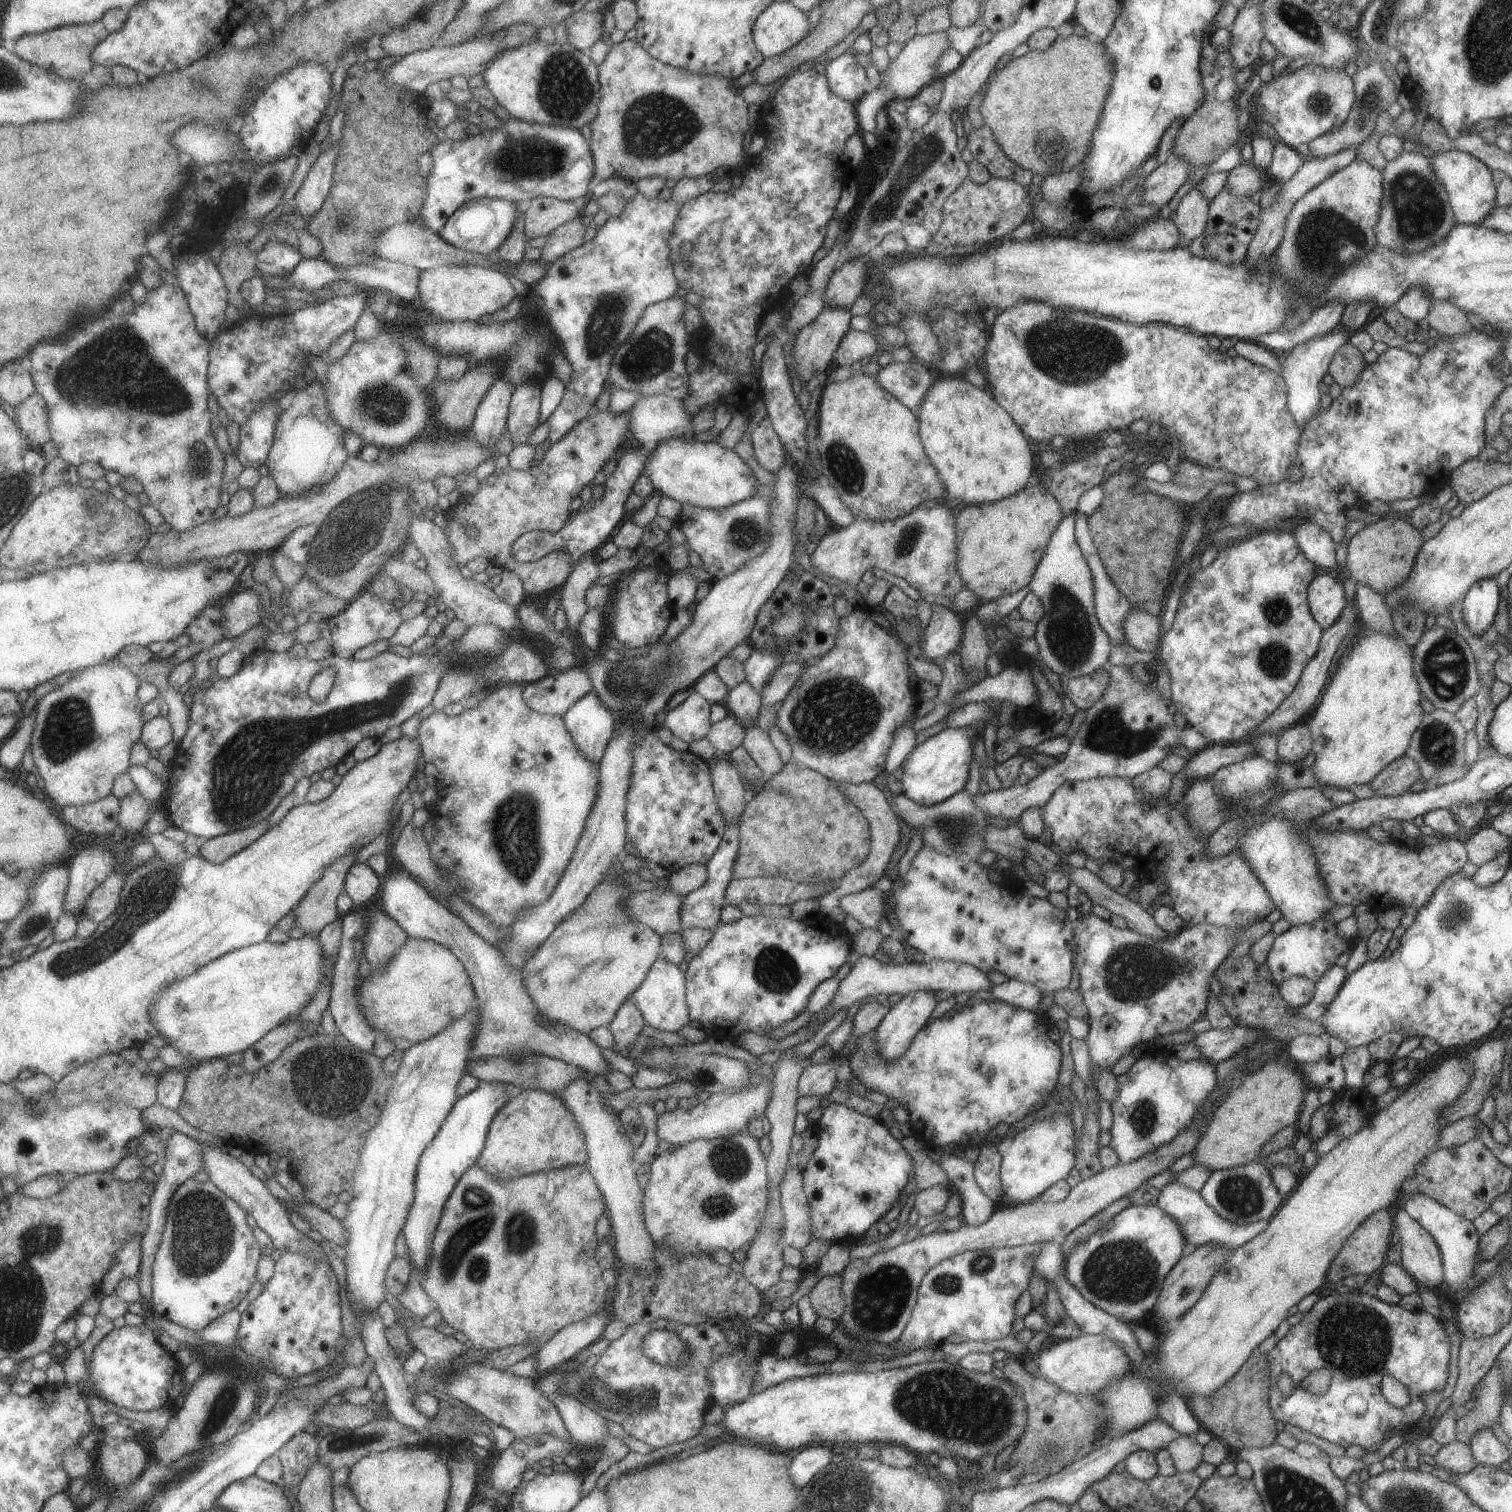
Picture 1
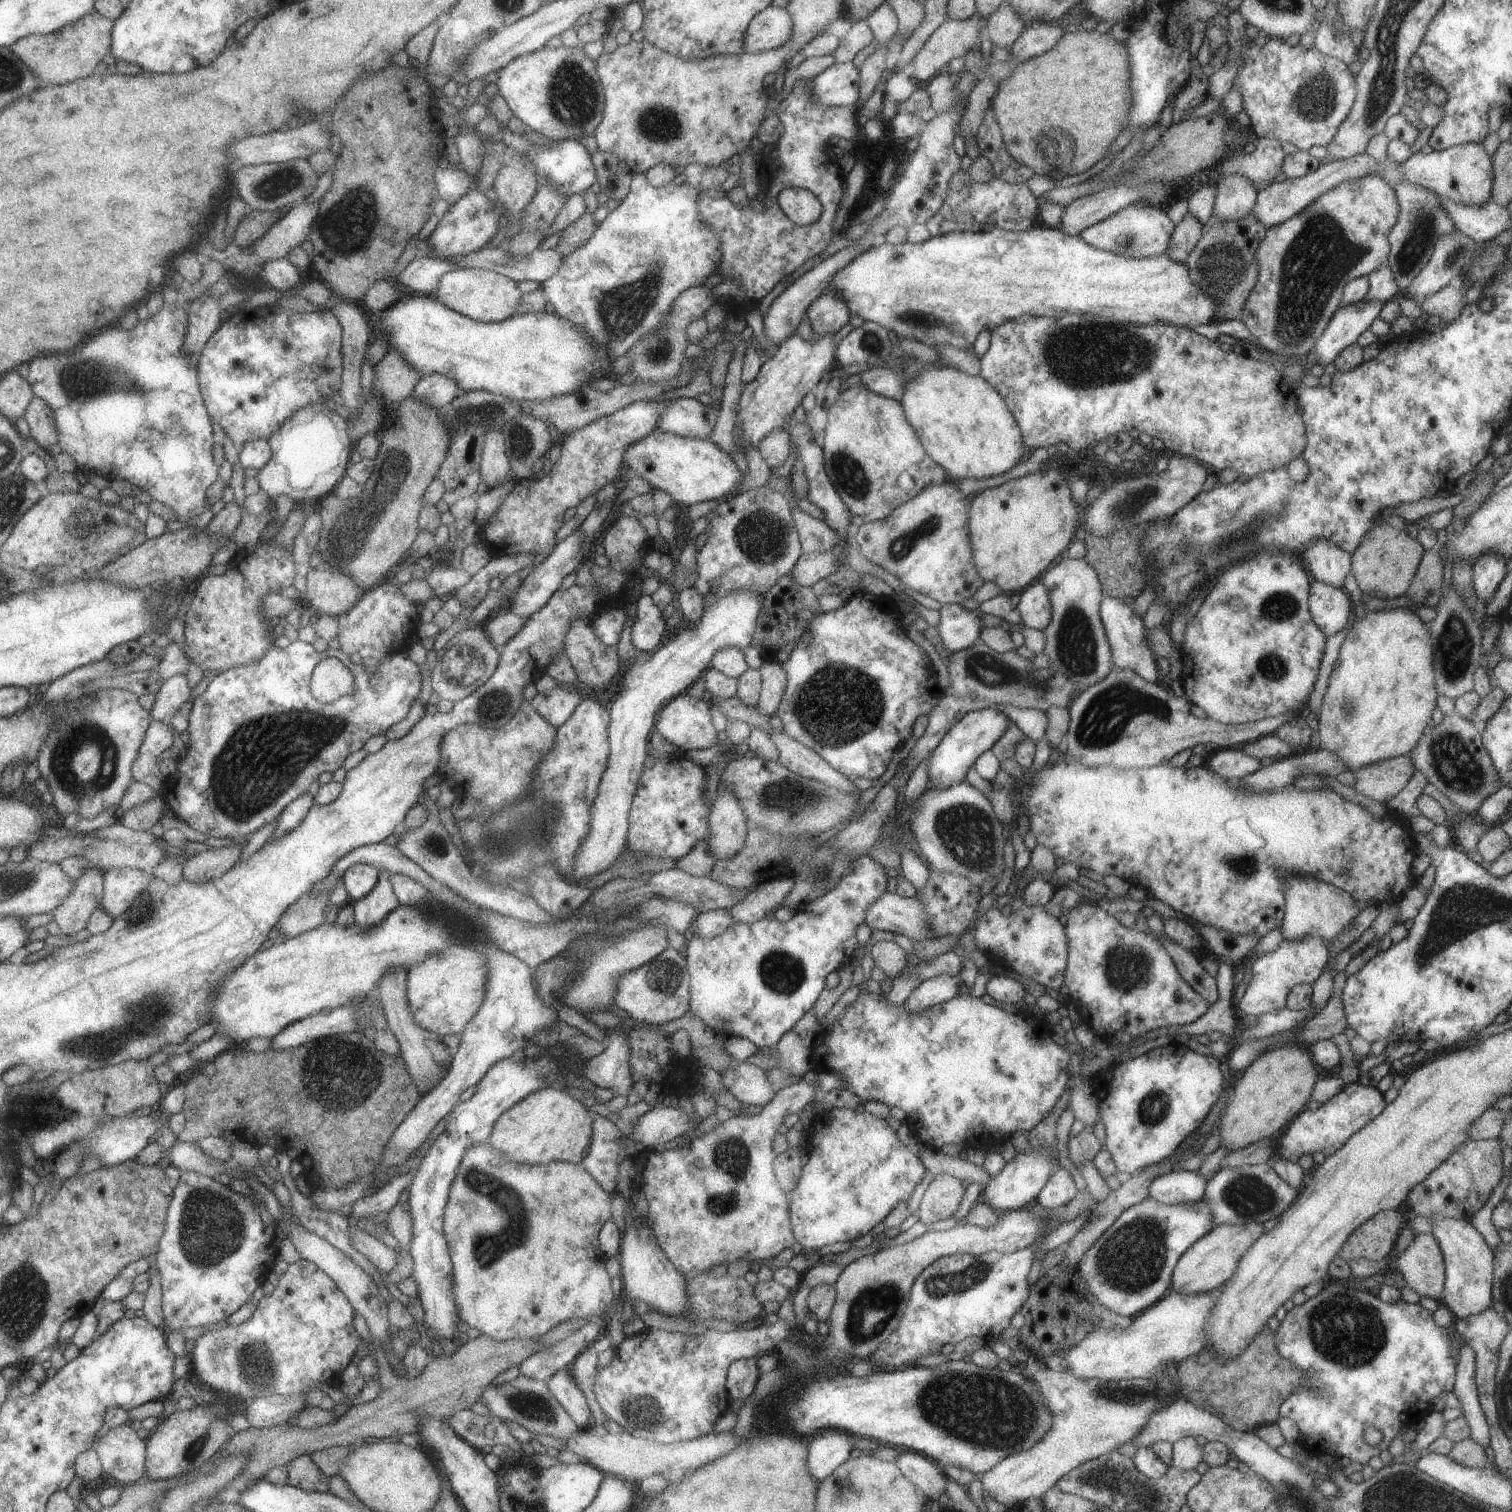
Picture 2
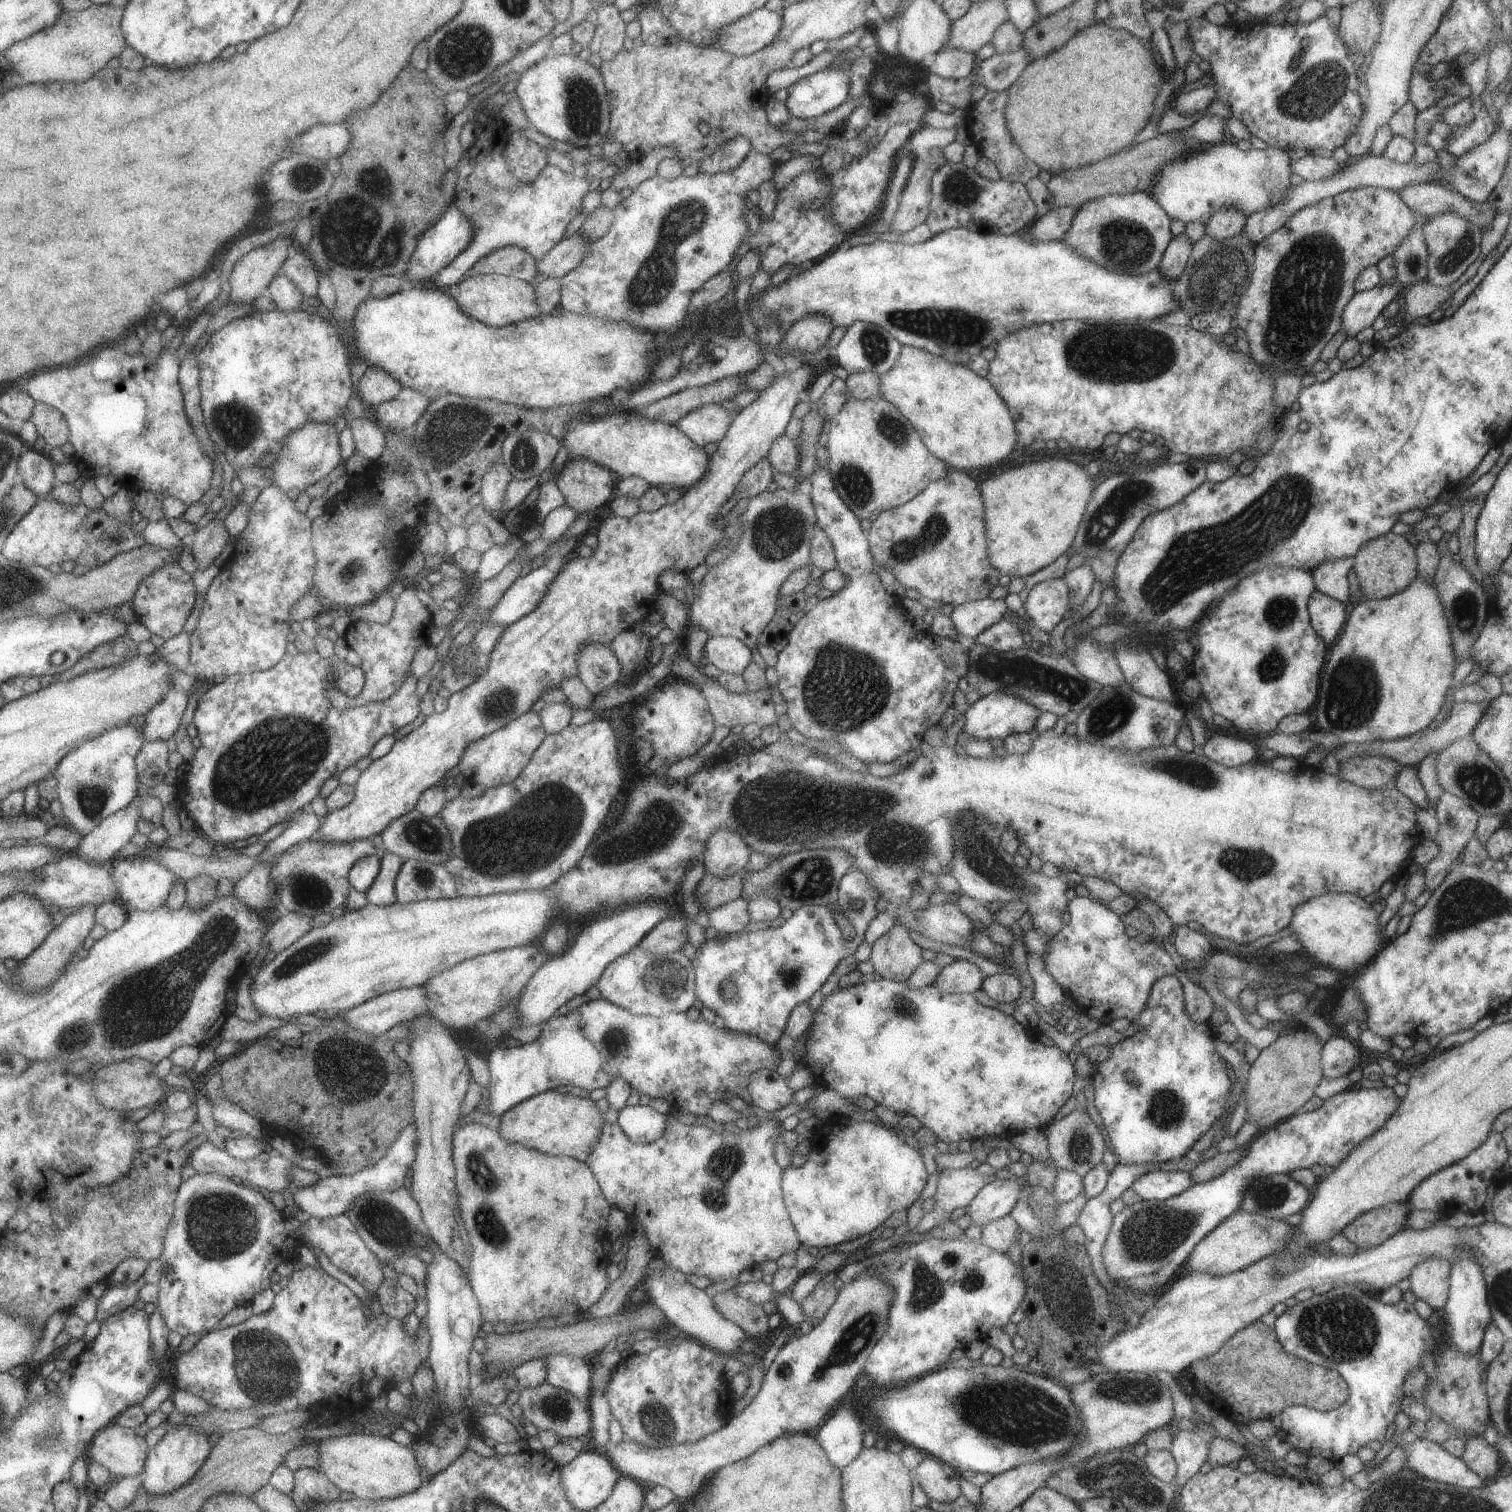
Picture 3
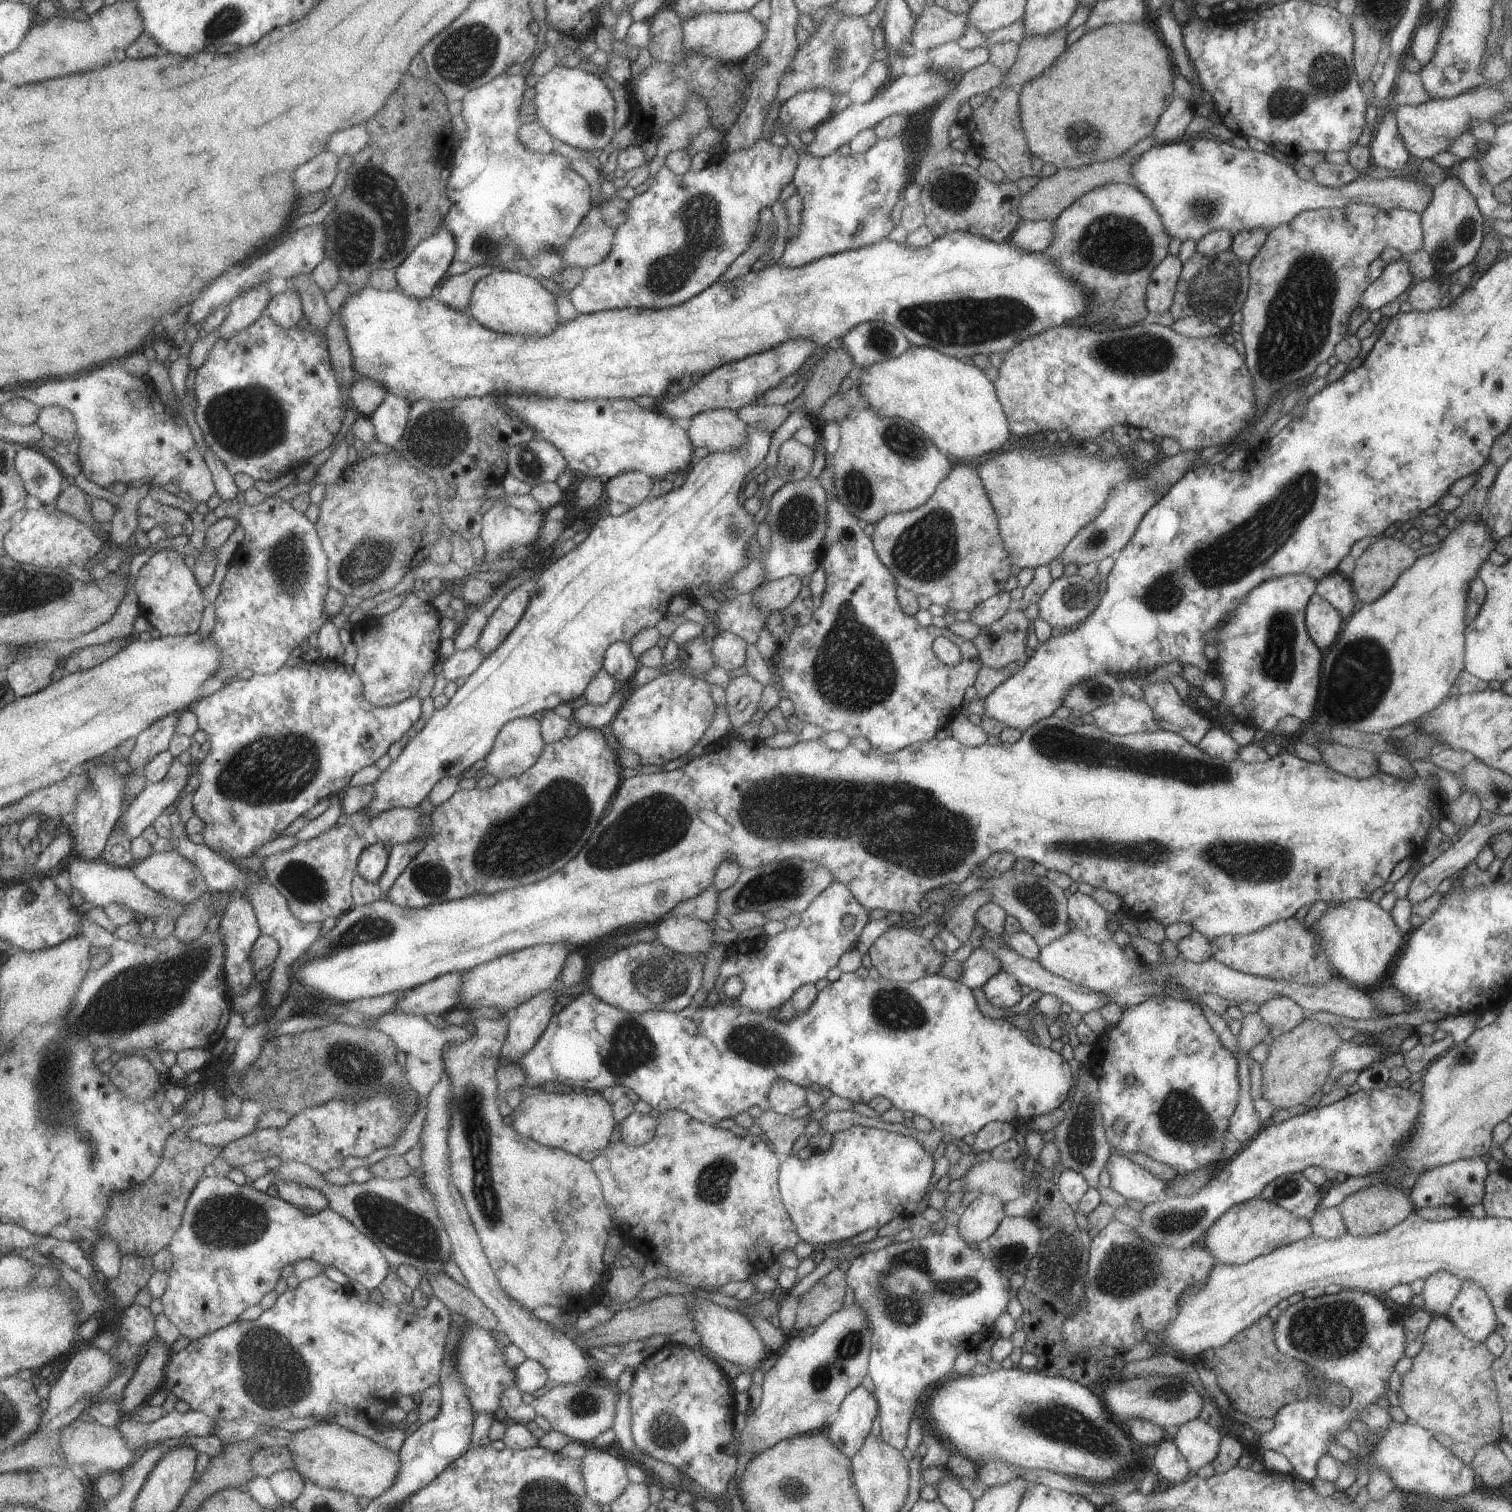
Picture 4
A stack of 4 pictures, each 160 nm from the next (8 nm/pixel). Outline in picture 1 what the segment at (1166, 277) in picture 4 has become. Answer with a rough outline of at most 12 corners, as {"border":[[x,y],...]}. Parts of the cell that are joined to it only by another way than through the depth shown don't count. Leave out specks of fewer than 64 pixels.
{"border":[[1196,187],[1181,198],[1172,218],[1179,247],[1200,237],[1209,202]]}

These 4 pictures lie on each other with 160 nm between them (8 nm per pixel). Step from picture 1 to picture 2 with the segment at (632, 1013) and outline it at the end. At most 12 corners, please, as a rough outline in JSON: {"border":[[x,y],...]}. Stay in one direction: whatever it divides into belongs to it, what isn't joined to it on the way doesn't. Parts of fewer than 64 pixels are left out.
{"border":[[610,1030],[581,1076],[612,1096],[632,1091],[629,1047]]}

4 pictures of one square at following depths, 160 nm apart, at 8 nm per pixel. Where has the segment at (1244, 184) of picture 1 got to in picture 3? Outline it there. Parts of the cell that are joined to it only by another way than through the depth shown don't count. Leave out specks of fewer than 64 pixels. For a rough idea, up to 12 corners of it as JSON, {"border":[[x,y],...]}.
{"border":[[1232,207],[1215,211],[1207,236],[1224,241],[1241,232],[1245,217]]}

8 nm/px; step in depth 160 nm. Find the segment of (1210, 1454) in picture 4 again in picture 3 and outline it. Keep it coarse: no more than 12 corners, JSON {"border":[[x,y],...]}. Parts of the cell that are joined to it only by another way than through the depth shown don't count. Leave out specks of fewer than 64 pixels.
{"border":[[1193,1431],[1173,1432],[1169,1452],[1183,1487],[1206,1461],[1208,1442]]}

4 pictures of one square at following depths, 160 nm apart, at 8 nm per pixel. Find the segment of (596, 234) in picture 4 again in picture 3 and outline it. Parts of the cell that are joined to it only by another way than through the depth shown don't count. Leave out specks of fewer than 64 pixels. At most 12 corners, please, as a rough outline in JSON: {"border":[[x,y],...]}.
{"border":[[578,232],[535,261],[542,276],[560,278],[581,262],[590,244]]}

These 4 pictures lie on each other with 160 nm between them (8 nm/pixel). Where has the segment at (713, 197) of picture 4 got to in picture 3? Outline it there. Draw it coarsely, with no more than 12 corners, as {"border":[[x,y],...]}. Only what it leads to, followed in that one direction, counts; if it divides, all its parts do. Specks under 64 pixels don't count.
{"border":[[779,163],[655,174],[559,278],[562,310],[681,332]]}

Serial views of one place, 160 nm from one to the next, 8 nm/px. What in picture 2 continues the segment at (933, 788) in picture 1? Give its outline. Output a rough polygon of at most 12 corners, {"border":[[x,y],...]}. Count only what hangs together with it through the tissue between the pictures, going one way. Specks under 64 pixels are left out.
{"border":[[995,707],[966,712],[930,752],[929,788],[964,780],[1009,725]]}

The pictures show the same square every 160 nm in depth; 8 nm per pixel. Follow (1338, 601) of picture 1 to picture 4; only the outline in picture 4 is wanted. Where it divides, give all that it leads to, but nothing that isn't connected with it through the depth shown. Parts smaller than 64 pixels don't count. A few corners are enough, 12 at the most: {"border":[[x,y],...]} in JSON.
{"border":[[1313,594],[1304,622],[1315,646],[1325,653],[1345,620]]}

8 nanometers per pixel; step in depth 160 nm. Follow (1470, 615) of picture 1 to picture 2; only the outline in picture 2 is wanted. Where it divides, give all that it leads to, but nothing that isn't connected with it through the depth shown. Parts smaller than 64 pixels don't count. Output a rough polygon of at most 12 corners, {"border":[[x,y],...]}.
{"border":[[1496,552],[1476,556],[1472,587],[1488,601],[1506,575],[1505,558]]}

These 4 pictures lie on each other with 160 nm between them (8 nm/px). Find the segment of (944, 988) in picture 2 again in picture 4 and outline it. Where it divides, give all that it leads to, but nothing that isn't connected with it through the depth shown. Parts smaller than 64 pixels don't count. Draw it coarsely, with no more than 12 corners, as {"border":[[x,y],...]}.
{"border":[[977,948],[961,962],[961,982],[972,991],[1000,971],[993,952]]}

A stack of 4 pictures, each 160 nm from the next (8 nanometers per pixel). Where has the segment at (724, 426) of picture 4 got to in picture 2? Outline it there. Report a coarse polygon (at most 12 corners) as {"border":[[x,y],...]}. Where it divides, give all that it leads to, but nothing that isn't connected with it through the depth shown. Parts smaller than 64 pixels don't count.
{"border":[[694,397],[672,400],[656,428],[709,439],[717,409]]}

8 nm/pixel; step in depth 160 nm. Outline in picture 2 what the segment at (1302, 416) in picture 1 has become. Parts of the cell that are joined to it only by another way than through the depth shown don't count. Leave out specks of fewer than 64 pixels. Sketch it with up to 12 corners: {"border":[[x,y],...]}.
{"border":[[1381,301],[1337,308],[1311,353],[1322,368],[1370,327]]}

